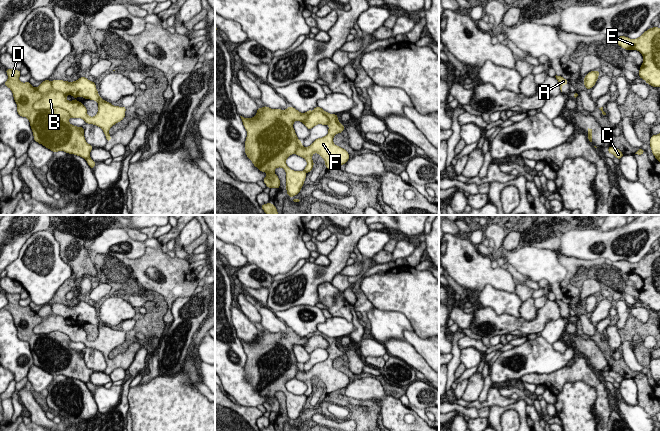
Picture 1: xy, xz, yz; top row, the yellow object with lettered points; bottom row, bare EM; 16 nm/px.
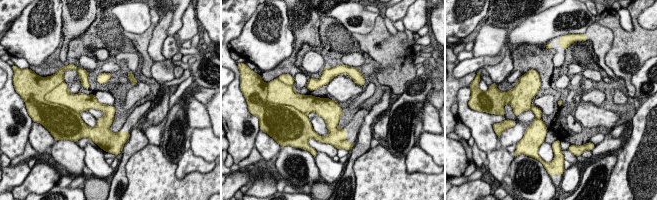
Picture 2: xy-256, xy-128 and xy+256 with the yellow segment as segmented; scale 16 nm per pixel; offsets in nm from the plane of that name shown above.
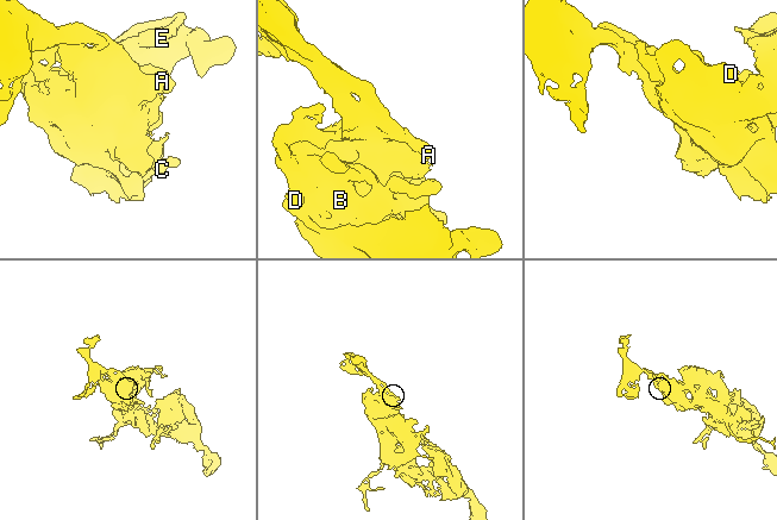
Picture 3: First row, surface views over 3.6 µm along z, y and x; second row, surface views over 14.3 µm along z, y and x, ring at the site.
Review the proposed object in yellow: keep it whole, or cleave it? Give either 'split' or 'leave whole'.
leave whole

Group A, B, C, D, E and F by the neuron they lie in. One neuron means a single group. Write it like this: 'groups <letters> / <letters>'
groups A B C D E F

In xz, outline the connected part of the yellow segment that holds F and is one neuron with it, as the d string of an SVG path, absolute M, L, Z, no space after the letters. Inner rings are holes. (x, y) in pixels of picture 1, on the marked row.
M264 106L258 108L253 118L240 116L247 131L245 153L255 167L267 173L263 179L266 187L279 189L280 180L274 170L281 167L286 172L287 195L293 197L300 192L306 174L313 169L314 153L324 159L327 169L346 164L349 160L349 153L333 143L333 137L343 132L345 125L338 121L336 114L330 114L319 106L313 110L301 113L291 106L285 110ZM295 121L302 122L309 130L318 124L328 124L329 132L310 146L303 147L293 128ZM292 154L307 161L303 171L291 170L286 165L286 159Z

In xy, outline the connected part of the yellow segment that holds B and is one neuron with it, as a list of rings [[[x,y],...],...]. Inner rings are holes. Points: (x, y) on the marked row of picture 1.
[[[6,69],[6,73],[8,80],[4,85],[13,93],[18,114],[29,119],[34,141],[54,153],[64,151],[80,156],[93,169],[96,164],[90,158],[93,146],[85,140],[84,127],[71,125],[69,118],[82,118],[85,123],[100,127],[109,142],[109,129],[124,119],[126,107],[103,100],[96,84],[85,77],[73,82],[45,80],[35,88],[30,82],[19,81],[20,70]],[[67,95],[97,101],[98,113],[94,117],[88,116],[83,103],[76,99],[68,101]]]

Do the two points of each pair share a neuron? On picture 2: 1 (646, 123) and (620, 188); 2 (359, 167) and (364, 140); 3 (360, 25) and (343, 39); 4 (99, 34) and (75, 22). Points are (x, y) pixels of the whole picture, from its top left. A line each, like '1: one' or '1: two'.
1: one
2: two
3: two
4: two

